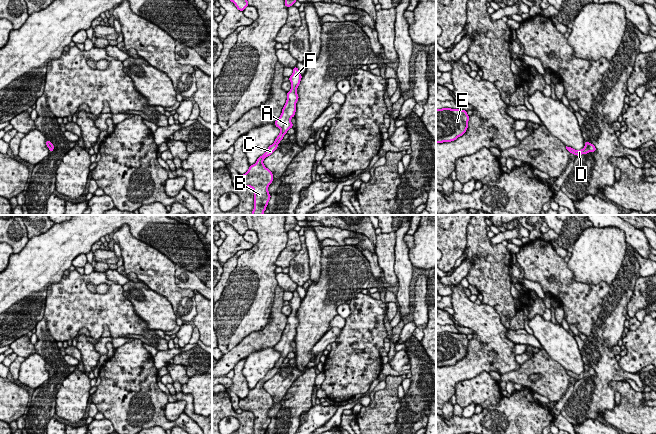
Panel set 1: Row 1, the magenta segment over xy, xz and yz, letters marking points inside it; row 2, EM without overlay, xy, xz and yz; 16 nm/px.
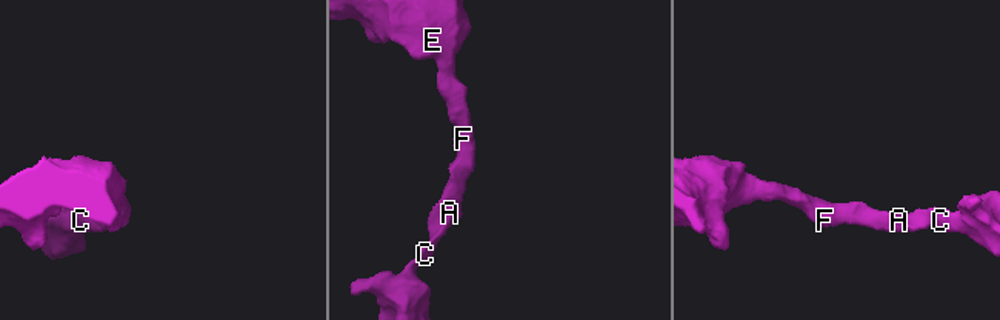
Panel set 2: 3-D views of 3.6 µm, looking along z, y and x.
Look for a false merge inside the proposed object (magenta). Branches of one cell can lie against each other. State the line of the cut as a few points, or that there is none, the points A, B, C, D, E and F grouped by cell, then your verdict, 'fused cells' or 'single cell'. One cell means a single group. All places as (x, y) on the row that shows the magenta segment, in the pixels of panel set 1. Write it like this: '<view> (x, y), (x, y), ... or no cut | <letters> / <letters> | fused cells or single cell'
no cut | A B C D E F | single cell

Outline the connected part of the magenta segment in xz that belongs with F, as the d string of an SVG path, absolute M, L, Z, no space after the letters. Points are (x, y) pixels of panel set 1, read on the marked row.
M297 66L293 68L293 74L289 77L291 82L291 90L287 92L287 100L282 109L280 117L275 121L275 126L280 129L280 134L275 142L268 147L266 152L260 156L256 163L249 166L248 171L244 175L239 176L239 184L243 187L250 187L254 190L254 209L252 215L263 215L268 202L271 198L268 187L273 182L272 172L265 167L263 160L270 156L278 147L284 135L290 128L293 128L291 118L295 116L296 103L299 99L297 88L300 84L302 75Z

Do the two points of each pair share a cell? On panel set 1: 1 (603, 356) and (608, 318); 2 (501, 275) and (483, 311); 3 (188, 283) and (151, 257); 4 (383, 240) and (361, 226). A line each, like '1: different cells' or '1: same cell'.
1: same cell
2: different cells
3: different cells
4: different cells

